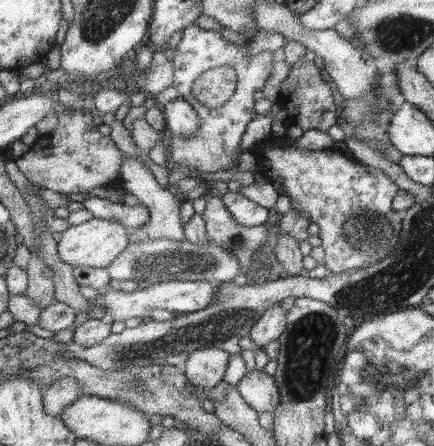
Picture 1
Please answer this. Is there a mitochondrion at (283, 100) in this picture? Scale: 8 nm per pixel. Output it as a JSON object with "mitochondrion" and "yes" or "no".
{"mitochondrion":"no"}

